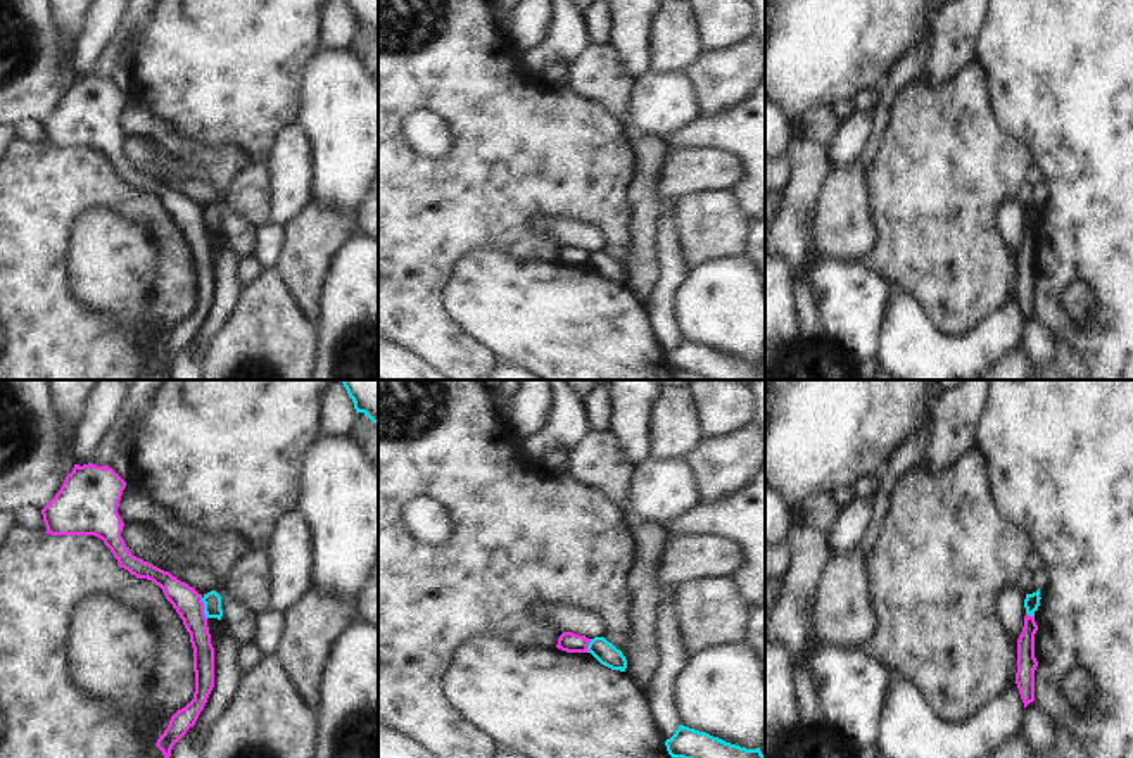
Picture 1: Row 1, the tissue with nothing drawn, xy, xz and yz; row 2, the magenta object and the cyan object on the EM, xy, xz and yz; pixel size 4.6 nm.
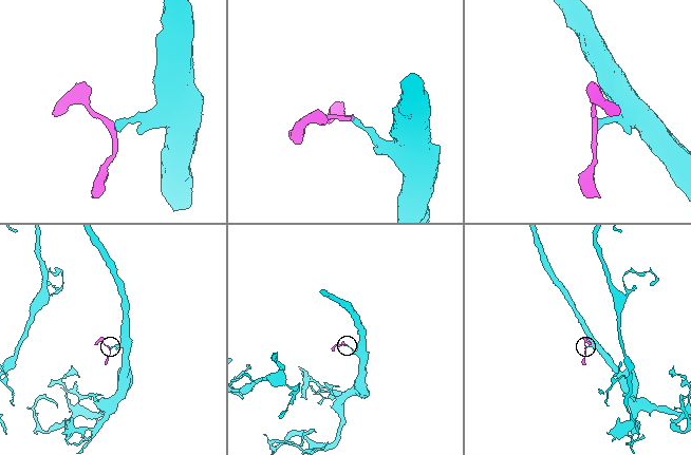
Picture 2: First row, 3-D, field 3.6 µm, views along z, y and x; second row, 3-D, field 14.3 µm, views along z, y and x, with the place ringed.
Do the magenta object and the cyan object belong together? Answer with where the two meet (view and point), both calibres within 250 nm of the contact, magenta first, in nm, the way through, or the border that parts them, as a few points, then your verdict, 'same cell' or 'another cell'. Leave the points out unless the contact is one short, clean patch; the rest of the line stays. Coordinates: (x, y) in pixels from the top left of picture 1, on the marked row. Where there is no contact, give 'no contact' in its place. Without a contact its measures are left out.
contact xy (202, 608); calibres 140 and 80 nm; border xy (201, 598), (206, 619); another cell

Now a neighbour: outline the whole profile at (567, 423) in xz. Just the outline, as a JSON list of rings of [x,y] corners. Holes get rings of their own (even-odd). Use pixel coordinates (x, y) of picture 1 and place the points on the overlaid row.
[[[565,380],[548,382],[553,392],[549,420],[541,430],[522,439],[522,449],[532,463],[548,451],[568,452],[577,440],[591,432],[584,399],[572,392]]]

